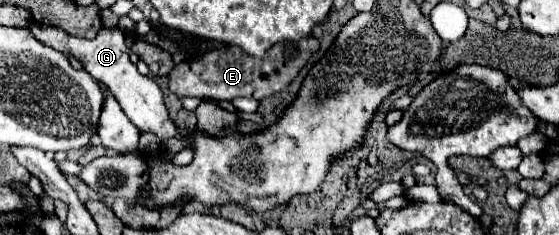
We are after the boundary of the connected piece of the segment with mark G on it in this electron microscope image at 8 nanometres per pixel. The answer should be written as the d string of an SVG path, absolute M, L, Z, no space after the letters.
M32 23L30 25L30 33L44 45L56 49L58 53L62 53L64 57L74 57L76 61L82 63L82 67L100 83L104 83L114 97L118 99L120 107L122 101L124 103L124 113L132 121L141 132L160 133L160 139L170 139L178 133L176 125L172 123L166 107L164 107L164 99L162 99L162 91L160 87L138 73L136 65L130 63L128 59L128 45L126 45L126 37L120 29L102 29L94 39L78 39L66 31L62 31L60 27L54 25L44 25L44 23Z

